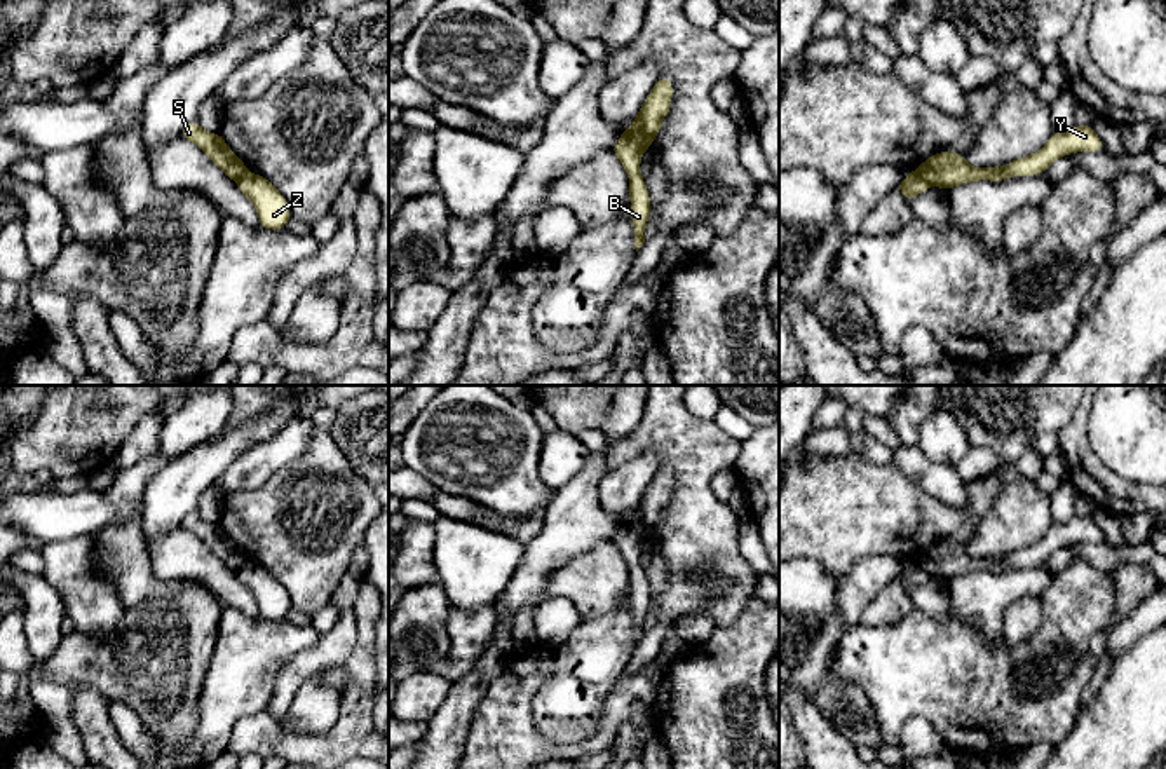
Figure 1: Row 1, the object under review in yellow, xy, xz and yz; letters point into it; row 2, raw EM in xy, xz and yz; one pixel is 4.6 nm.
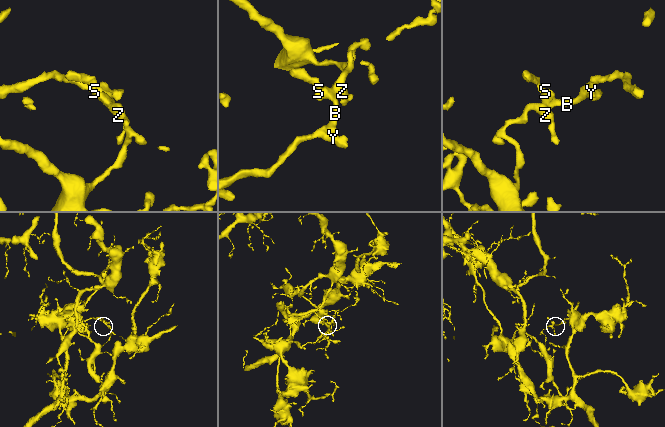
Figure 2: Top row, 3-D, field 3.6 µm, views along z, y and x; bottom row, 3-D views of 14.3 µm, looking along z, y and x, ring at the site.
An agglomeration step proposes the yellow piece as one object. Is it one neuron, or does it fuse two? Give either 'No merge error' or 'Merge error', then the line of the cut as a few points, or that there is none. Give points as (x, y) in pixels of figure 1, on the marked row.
Merge error. Split along xz (626, 129), (644, 150)

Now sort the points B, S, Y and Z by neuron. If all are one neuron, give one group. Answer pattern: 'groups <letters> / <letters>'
groups B S Y / Z

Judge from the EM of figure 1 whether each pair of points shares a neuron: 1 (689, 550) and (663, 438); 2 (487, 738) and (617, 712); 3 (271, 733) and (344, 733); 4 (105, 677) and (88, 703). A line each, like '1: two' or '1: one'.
1: one
2: one
3: one
4: two

